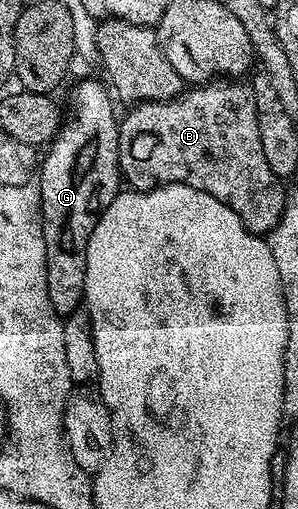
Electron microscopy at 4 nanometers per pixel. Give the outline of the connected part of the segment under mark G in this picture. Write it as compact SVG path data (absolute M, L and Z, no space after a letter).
M86 79L75 85L74 96L70 99L74 116L71 119L69 116L58 134L50 140L45 148L46 156L41 156L40 170L36 175L42 202L48 301L52 301L52 309L56 309L56 313L63 317L83 306L88 237L92 237L92 229L96 229L96 221L103 209L120 190L120 119L117 114L114 116L114 107L110 104L111 92L103 87L94 79Z

